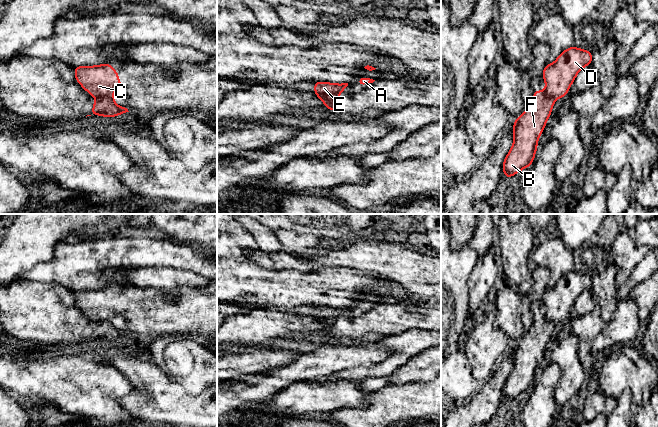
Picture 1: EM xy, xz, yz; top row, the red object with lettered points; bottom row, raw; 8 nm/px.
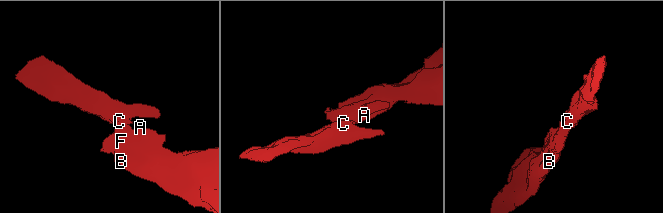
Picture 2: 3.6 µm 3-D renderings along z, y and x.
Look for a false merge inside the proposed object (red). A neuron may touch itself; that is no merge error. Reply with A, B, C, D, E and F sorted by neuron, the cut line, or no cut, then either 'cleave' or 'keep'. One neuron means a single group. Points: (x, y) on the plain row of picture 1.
A B E F / C D; cut in xy along (97, 321), (109, 322), (113, 326); cleave

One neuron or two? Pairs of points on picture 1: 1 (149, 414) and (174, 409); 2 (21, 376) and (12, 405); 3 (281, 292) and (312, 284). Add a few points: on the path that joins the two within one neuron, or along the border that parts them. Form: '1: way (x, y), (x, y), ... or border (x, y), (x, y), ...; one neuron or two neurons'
1: way (155, 409), (168, 409); one neuron
2: border (10, 392), (33, 404); two neurons
3: way (289, 288), (304, 288); one neuron

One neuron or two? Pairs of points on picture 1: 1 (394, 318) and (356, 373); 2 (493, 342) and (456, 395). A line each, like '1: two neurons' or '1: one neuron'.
1: two neurons
2: one neuron

